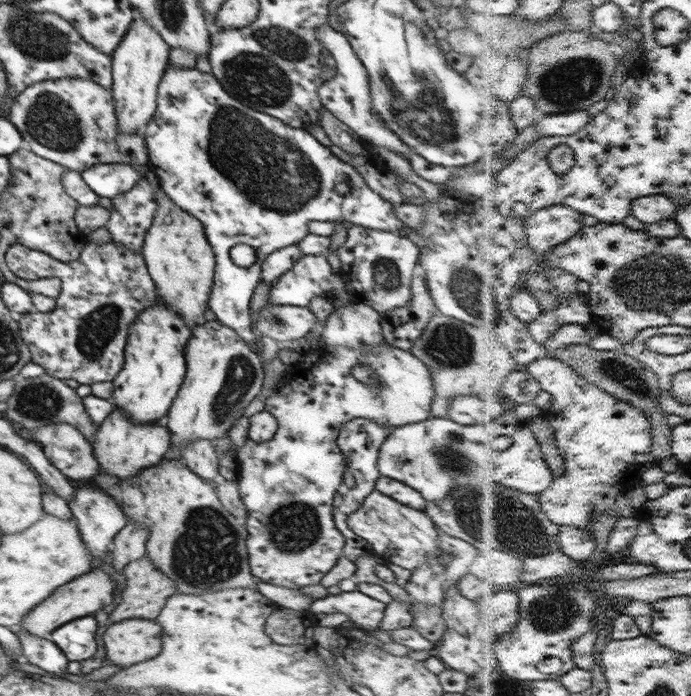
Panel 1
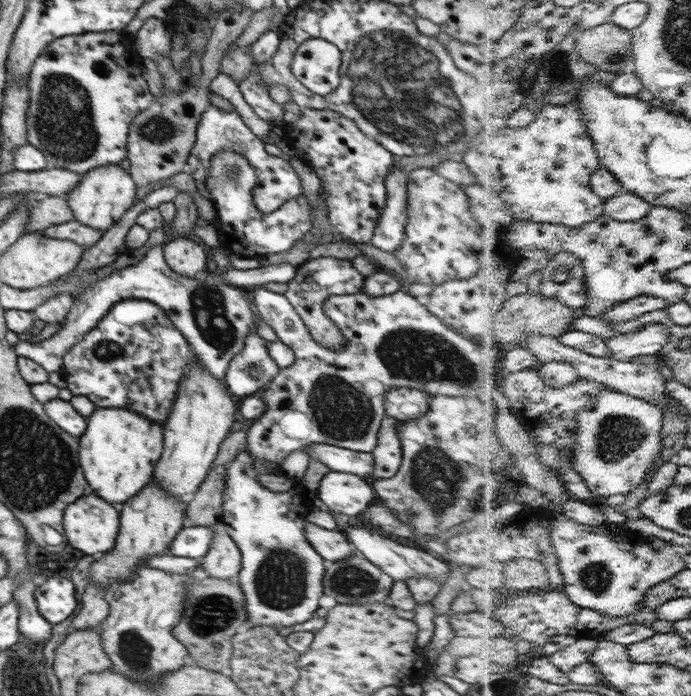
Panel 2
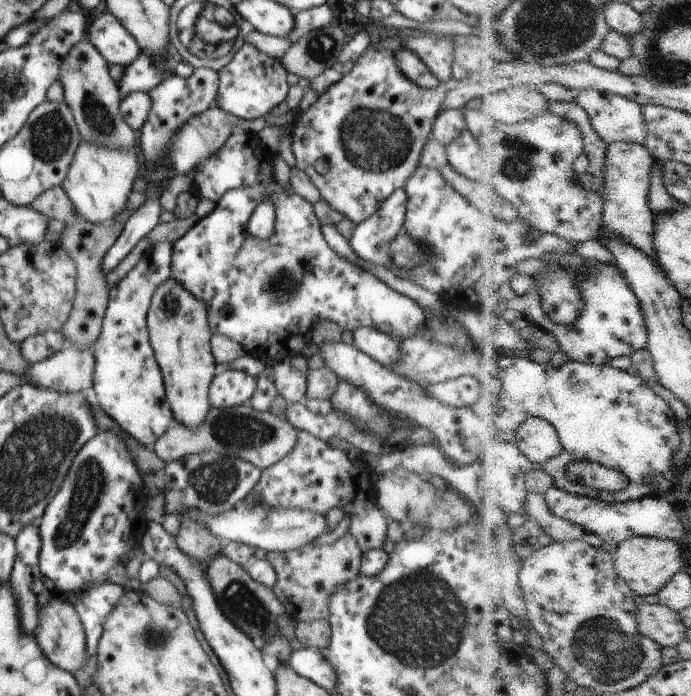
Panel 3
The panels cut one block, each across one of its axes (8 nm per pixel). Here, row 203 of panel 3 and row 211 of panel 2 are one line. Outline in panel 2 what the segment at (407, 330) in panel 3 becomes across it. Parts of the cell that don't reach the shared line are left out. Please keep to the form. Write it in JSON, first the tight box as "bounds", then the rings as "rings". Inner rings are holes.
{"bounds":[206,150,313,258],"rings":[[[224,150],[224,152],[216,152],[216,154],[210,158],[210,172],[208,172],[208,178],[206,178],[206,187],[208,187],[210,195],[212,195],[213,206],[217,214],[213,225],[219,231],[218,236],[221,246],[228,249],[231,254],[246,258],[258,258],[272,254],[273,252],[290,250],[296,242],[302,240],[313,228],[313,213],[306,196],[302,194],[290,198],[290,200],[286,200],[286,202],[275,211],[262,213],[262,211],[259,211],[258,207],[256,207],[254,194],[252,194],[252,189],[254,189],[256,183],[258,183],[256,168],[249,164],[243,154],[239,154],[238,152],[234,154],[234,152],[226,152],[226,150]],[[232,172],[236,172],[236,177],[230,175]]]}

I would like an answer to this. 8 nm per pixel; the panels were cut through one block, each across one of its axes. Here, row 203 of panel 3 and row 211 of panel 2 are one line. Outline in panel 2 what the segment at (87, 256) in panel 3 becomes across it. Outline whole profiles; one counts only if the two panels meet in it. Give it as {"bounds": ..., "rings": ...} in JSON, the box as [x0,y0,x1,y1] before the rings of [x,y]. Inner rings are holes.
{"bounds":[27,196,75,233],"rings":[[[44,196],[32,207],[30,223],[27,225],[29,233],[41,232],[50,226],[70,223],[75,220],[74,212],[67,205],[65,196]]]}

